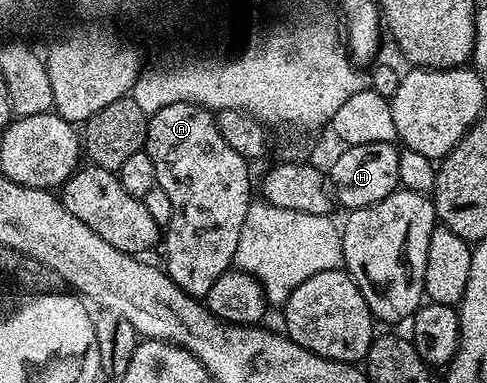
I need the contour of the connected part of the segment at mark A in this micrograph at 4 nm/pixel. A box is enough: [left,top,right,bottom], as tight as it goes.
[146,102,254,297]

